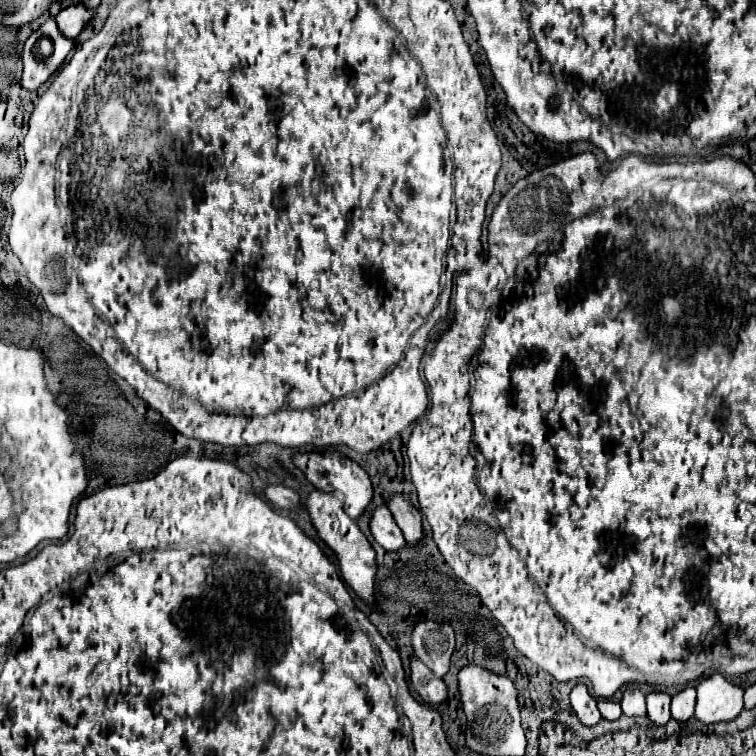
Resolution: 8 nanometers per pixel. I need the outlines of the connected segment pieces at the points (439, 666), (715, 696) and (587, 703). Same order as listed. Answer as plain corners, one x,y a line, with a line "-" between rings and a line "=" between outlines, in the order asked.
421,621
413,629
411,643
417,659
421,659
437,677
449,673
451,655
455,651
455,631
451,625
=
713,673
697,685
695,717
701,723
731,721
743,711
743,689
=
577,685
571,691
571,705
583,725
595,725
601,719
601,713
597,709
597,699
589,693
587,685

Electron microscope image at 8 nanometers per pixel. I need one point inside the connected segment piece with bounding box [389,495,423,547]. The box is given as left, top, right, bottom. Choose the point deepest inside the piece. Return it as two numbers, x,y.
408,518

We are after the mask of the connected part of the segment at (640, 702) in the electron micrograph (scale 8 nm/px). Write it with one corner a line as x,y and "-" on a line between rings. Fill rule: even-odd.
627,687
621,699
621,707
623,713
629,717
645,717
647,709
645,709
645,695
637,689
637,687

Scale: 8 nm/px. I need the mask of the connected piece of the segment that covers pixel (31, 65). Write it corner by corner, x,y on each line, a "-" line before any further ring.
47,19
23,45
21,87
37,91
65,61
73,39
59,33
53,19

